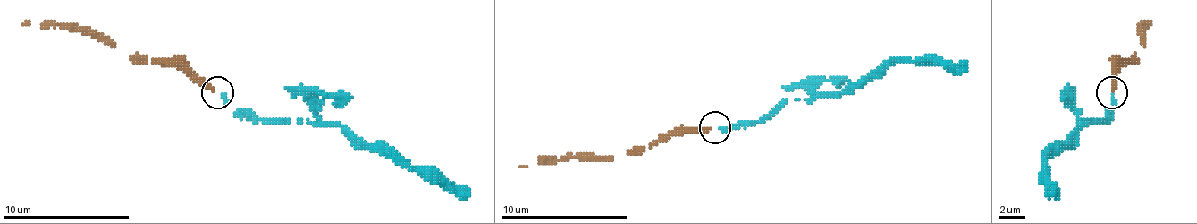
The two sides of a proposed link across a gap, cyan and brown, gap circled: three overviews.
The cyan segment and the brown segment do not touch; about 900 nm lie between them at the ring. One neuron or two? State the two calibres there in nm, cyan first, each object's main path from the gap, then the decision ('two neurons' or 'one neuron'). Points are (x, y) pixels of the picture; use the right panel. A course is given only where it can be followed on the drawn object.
220 nm thick on the cyan side, 240 nm on the other; cyan runs (1112, 94), (1112, 110), (1106, 119), (1084, 119), (1046, 160), (1046, 183), (1056, 195); brown runs (1112, 90), (1119, 65), (1134, 59), (1144, 47), (1141, 30), (1150, 24); one neuron

